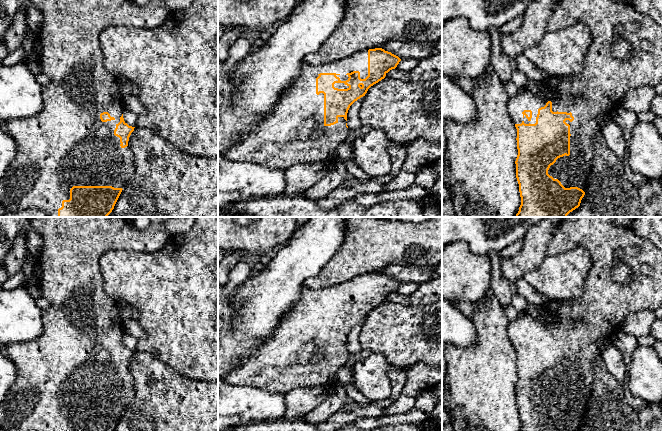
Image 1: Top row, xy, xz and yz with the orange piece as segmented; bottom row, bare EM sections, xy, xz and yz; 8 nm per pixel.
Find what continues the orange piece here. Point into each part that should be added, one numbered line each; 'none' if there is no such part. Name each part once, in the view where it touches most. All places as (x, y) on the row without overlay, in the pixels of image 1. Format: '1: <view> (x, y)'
1: yz (599, 312)

